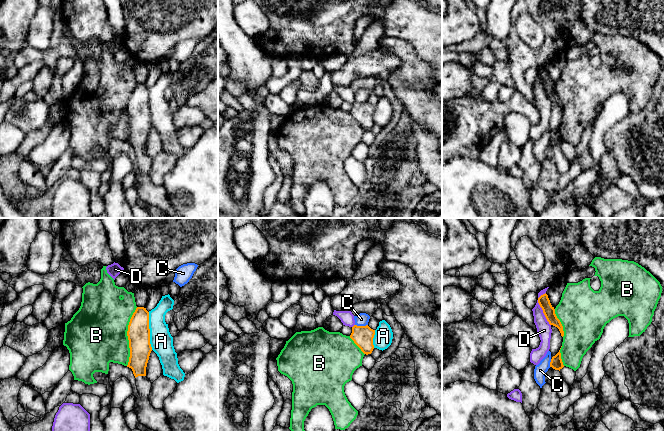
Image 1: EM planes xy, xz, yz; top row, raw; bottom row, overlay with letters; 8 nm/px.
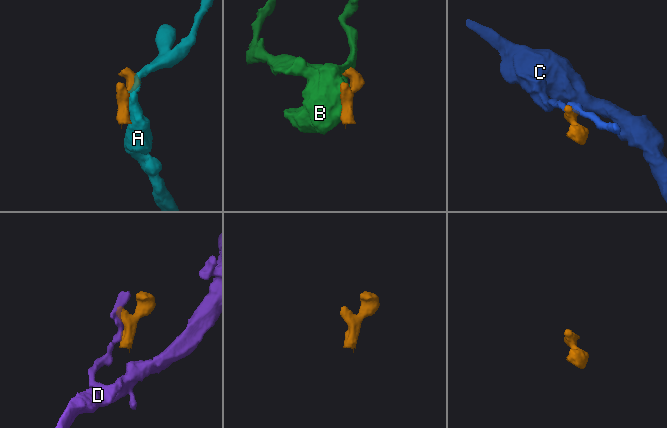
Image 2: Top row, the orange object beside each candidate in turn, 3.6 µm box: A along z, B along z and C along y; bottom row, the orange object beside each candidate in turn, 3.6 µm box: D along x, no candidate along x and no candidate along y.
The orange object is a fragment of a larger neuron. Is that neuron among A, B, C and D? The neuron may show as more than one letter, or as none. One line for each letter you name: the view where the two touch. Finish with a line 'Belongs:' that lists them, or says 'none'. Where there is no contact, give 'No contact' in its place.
Belongs: none

